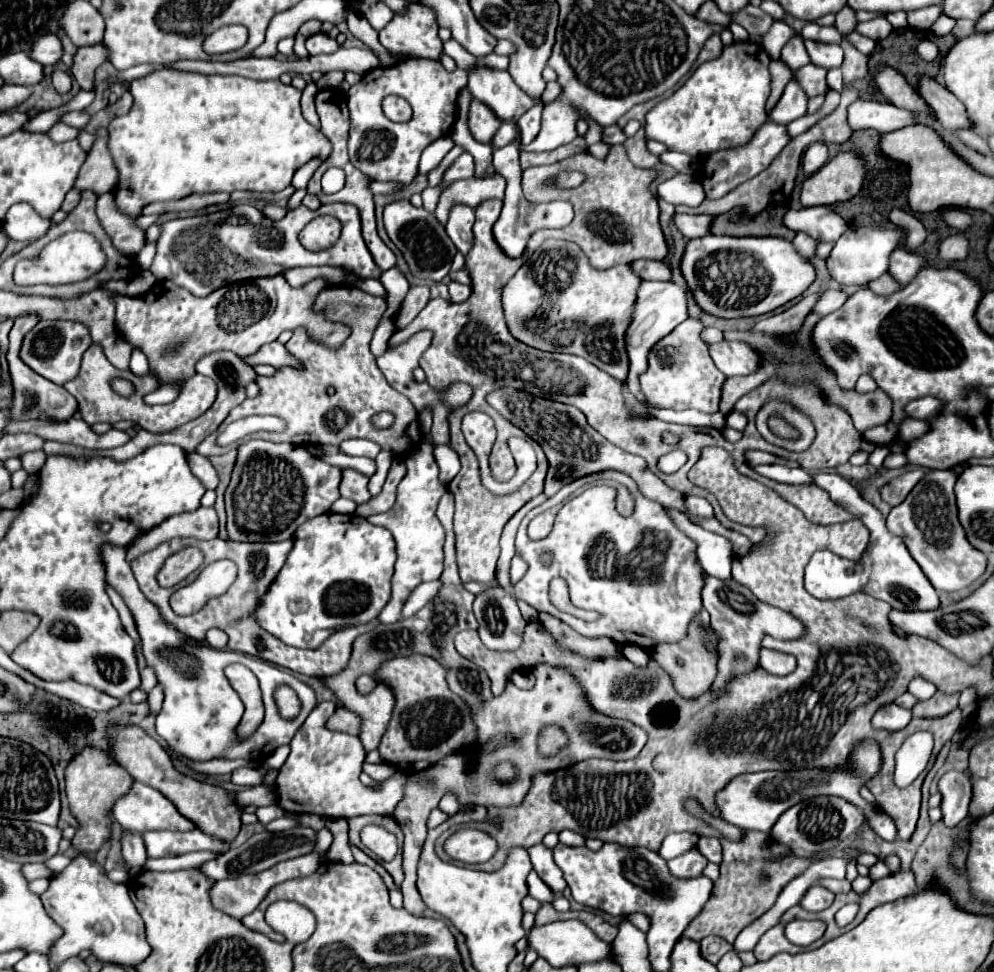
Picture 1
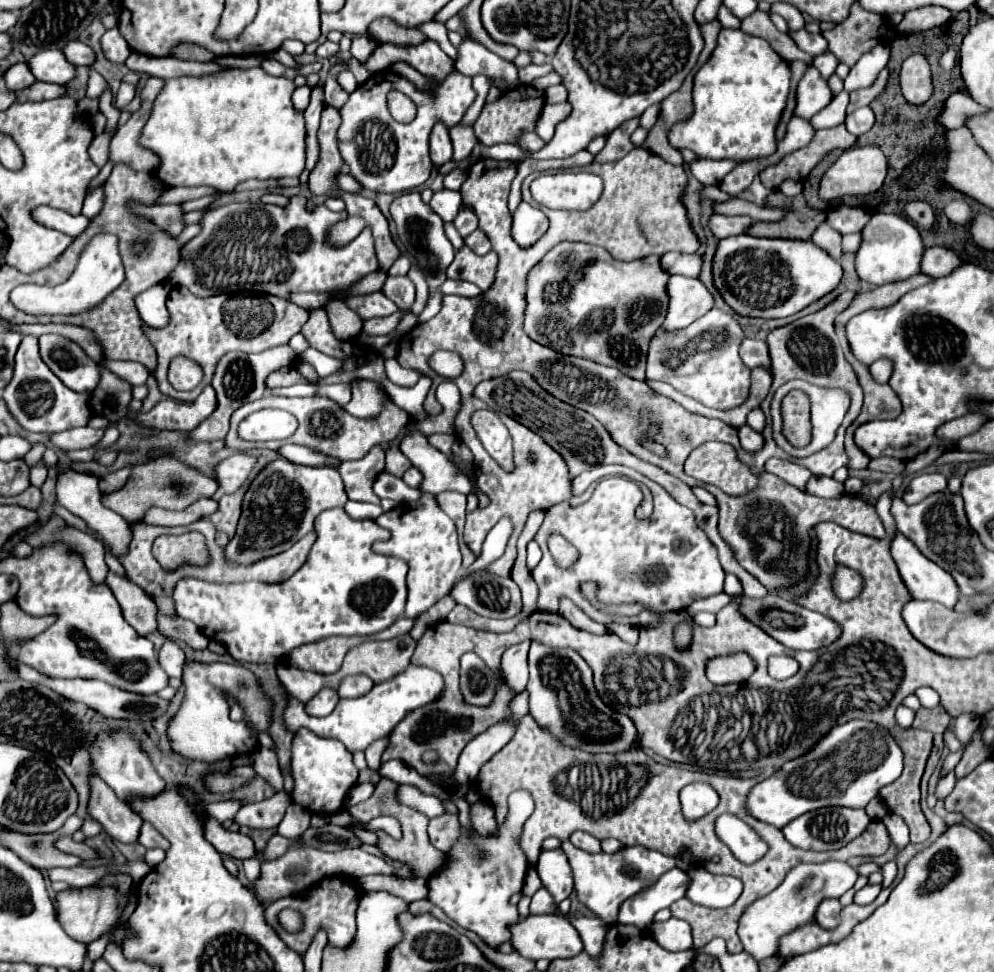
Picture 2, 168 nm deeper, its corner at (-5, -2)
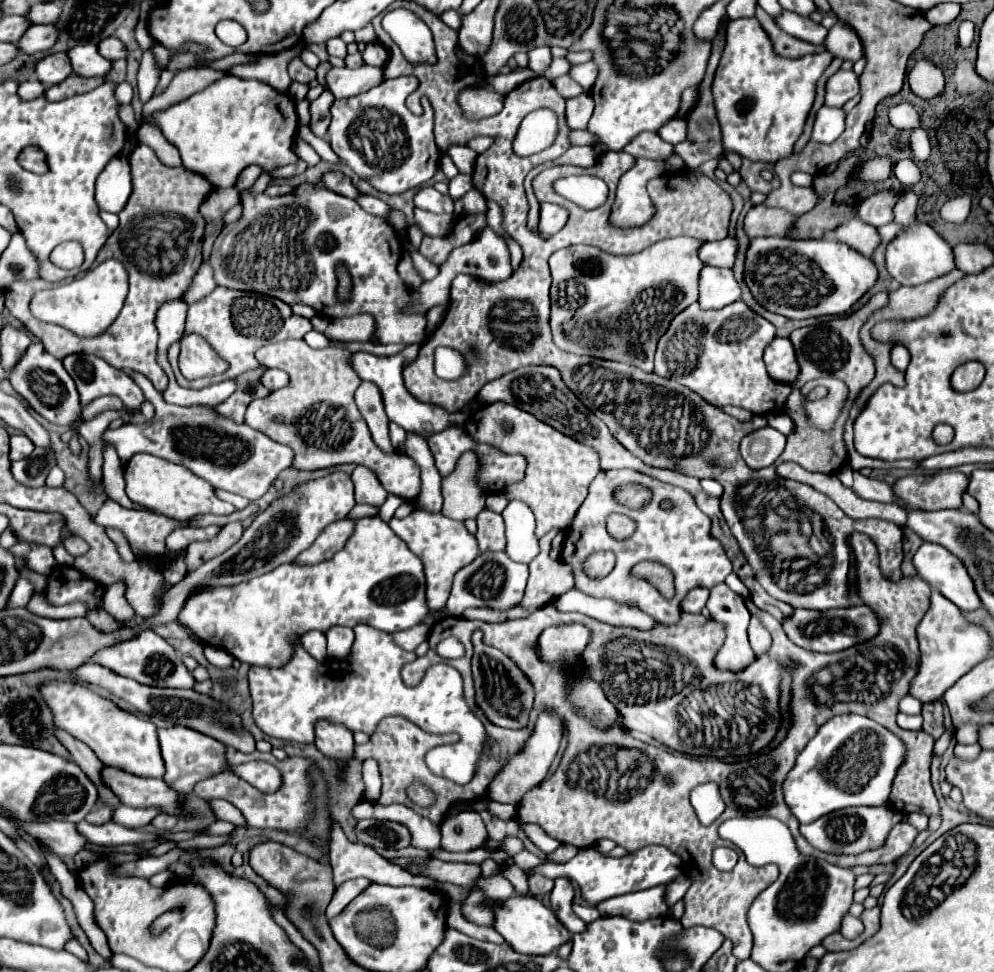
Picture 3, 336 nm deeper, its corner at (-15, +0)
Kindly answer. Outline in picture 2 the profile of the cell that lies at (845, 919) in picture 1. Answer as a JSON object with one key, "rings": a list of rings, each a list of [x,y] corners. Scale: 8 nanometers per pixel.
{"rings":[[[866,884],[862,890],[856,892],[854,902],[856,902],[856,904],[870,904],[870,902],[876,900],[876,896],[880,894],[880,890],[882,890],[880,884]]]}

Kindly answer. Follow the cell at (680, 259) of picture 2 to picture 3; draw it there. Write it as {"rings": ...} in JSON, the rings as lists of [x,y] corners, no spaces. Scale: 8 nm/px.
{"rings":[[[726,236],[724,240],[706,242],[700,248],[700,260],[706,266],[718,266],[718,268],[732,268],[736,262],[738,252],[738,240],[736,236]]]}

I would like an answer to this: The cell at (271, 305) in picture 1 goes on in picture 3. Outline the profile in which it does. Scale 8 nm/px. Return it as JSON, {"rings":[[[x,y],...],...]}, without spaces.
{"rings":[[[218,286],[210,296],[206,296],[204,300],[190,304],[188,306],[188,320],[186,320],[186,332],[192,334],[200,334],[204,336],[214,350],[228,360],[230,370],[226,370],[222,376],[210,376],[210,378],[202,378],[202,380],[186,380],[180,374],[178,366],[178,352],[180,352],[180,344],[172,344],[168,350],[168,360],[172,364],[172,370],[176,374],[176,380],[180,386],[184,388],[204,388],[210,384],[216,384],[220,380],[228,380],[228,378],[236,378],[236,374],[244,374],[244,370],[254,370],[256,366],[256,358],[254,352],[270,342],[280,342],[280,340],[288,340],[288,338],[304,338],[306,332],[312,330],[310,320],[296,316],[290,312],[290,306],[284,304],[278,298],[272,296],[264,296],[258,292],[242,292],[242,290],[230,290],[224,286]]]}

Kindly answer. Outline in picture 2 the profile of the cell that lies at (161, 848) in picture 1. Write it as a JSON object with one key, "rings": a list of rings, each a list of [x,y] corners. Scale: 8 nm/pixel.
{"rings":[[[144,822],[144,824],[142,824],[138,842],[140,842],[146,850],[150,850],[150,848],[162,848],[162,850],[168,850],[168,848],[170,848],[170,842],[168,842],[166,838],[162,838],[162,834],[160,834],[150,822]]]}

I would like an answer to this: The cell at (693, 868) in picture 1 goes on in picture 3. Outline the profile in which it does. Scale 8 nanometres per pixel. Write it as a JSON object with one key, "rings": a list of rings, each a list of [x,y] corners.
{"rings":[[[664,886],[608,898],[600,902],[596,908],[602,916],[624,916],[634,922],[664,918],[668,914],[668,906],[664,902]]]}

